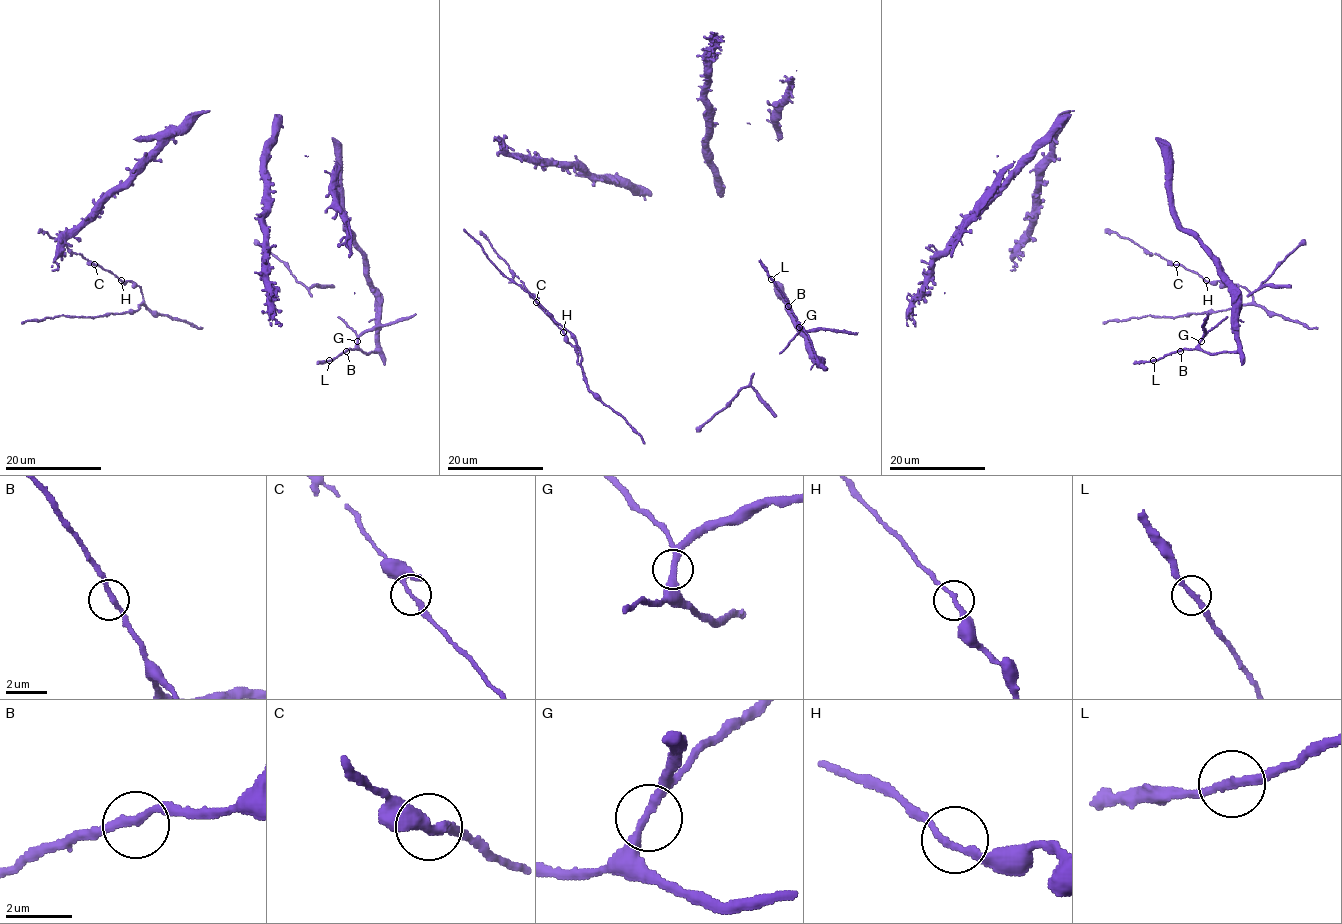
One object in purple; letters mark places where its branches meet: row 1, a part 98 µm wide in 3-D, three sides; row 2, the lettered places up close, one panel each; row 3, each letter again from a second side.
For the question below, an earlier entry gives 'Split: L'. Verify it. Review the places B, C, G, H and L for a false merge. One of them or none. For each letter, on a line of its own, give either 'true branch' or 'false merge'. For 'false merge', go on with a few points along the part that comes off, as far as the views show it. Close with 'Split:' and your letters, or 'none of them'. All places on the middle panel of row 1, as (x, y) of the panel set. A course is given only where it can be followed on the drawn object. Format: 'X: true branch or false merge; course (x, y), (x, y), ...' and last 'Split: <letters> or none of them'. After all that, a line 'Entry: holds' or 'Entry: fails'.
B: true branch
C: true branch
G: true branch
H: true branch
L: true branch
Split: none of them
Entry: fails

